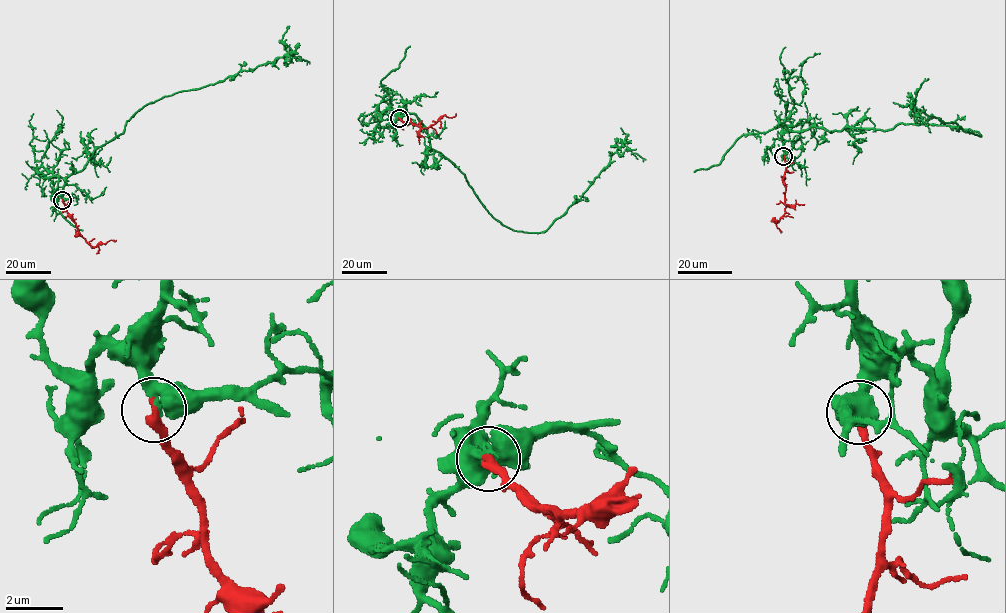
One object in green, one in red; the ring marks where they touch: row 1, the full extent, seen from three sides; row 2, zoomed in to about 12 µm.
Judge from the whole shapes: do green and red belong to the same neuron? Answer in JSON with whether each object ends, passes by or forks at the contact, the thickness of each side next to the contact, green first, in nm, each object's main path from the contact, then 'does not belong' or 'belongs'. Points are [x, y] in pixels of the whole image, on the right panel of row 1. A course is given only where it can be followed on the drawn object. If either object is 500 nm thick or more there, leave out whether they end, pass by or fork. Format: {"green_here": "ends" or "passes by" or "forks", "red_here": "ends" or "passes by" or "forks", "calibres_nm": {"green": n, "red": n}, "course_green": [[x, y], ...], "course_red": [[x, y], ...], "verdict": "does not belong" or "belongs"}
{"green_here": "passes by", "red_here": "ends", "calibres_nm": {"green": 480, "red": 360}, "course_green": [[783, 157], [782, 135], [812, 126], [884, 131], [903, 123], [924, 123], [980, 136], [915, 107], [930, 132]], "course_red": [[783, 157], [785, 212], [777, 222], [773, 221]], "verdict": "belongs"}

